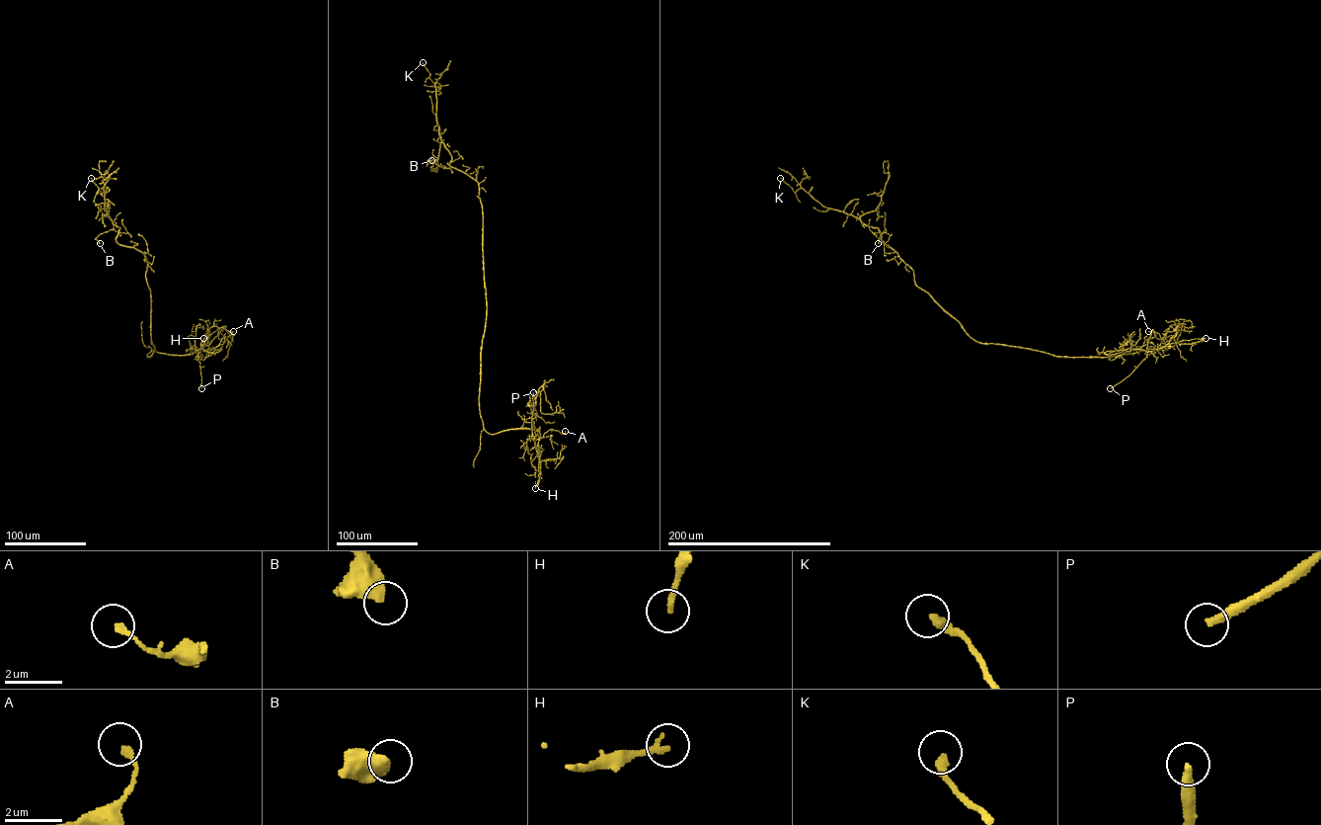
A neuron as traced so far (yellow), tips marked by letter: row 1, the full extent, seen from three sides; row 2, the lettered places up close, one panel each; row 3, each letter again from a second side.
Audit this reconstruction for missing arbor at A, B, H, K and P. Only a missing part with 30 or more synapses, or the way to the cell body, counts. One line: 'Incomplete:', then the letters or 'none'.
Incomplete: P

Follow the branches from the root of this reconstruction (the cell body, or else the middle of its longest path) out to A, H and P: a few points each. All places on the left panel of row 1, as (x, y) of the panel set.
A: (152, 344), (155, 349), (149, 358), (151, 350), (170, 355), (192, 354), (203, 349), (219, 349), (233, 331)
H: (152, 344), (155, 349), (148, 357), (151, 350), (185, 355), (201, 350), (208, 340), (203, 338)
P: (152, 344), (155, 349), (149, 358), (151, 350), (176, 355), (199, 351), (201, 388)

